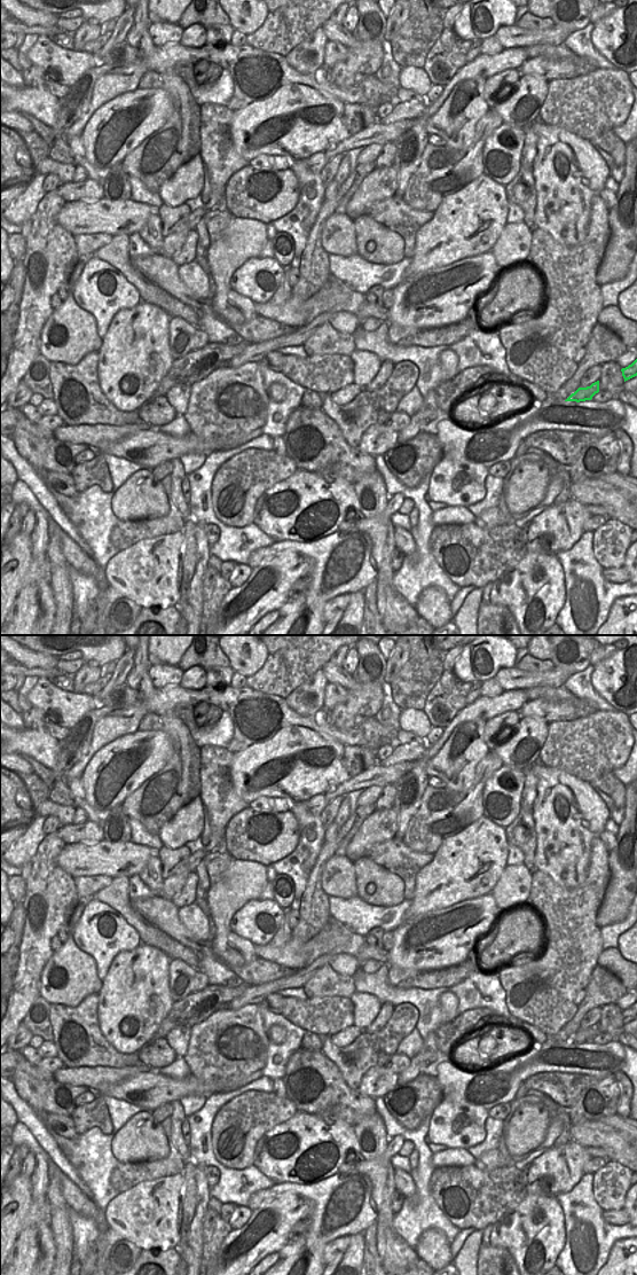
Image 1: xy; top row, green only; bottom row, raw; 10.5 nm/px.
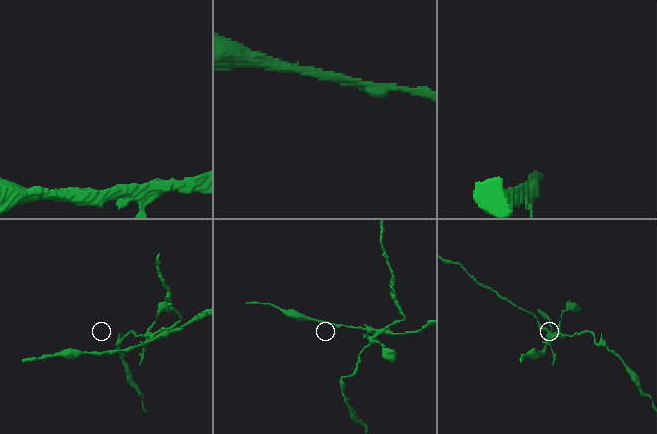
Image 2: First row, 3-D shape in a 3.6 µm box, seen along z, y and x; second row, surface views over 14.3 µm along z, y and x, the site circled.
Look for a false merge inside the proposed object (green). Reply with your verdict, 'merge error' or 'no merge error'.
merge error

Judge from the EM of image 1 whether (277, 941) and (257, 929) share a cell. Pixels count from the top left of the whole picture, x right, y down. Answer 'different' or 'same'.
different

